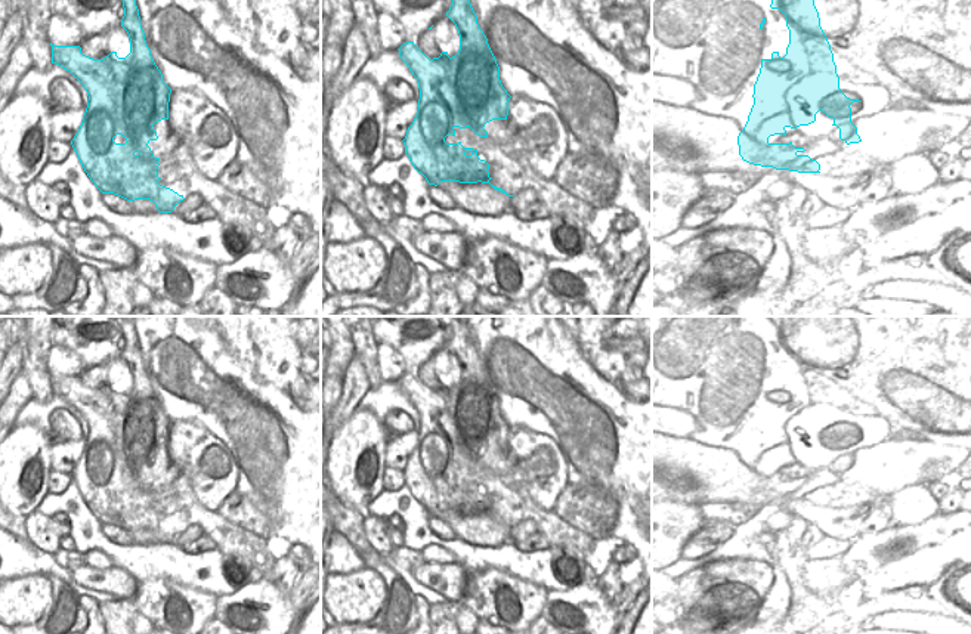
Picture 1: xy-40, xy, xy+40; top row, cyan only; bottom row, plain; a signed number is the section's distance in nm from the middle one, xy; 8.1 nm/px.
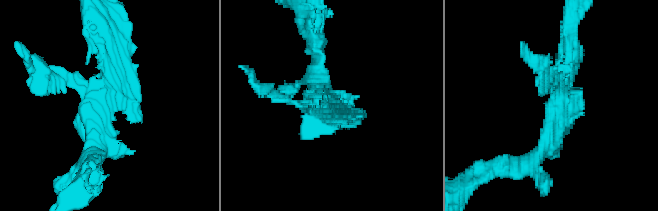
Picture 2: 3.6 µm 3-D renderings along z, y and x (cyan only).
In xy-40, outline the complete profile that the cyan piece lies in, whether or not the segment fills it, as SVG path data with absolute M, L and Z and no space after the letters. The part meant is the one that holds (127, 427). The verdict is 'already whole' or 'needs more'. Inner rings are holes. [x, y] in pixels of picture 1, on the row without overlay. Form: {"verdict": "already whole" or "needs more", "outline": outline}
{"verdict": "already whole", "outline": "M127 318L115 319L123 331L124 347L121 358L130 369L130 384L118 389L111 383L103 390L93 390L81 384L80 377L52 377L52 395L69 402L86 420L89 432L81 457L71 476L81 498L102 525L114 525L127 532L149 531L160 544L171 544L183 532L170 519L158 514L158 492L148 474L157 471L155 454L168 451L171 420L164 414L155 396L142 361L134 322Z"}

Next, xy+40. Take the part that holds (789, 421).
{"verdict": "already whole", "outline": "M767 316L767 319L771 325L770 338L779 340L786 349L789 375L783 389L779 387L779 383L773 383L770 390L761 390L760 405L754 415L754 436L743 461L737 467L739 486L754 497L820 504L820 495L804 486L804 479L795 479L792 473L770 474L769 468L786 467L786 458L808 457L816 452L816 445L822 442L834 451L832 457L839 460L841 471L847 476L859 474L862 470L857 466L857 458L851 454L850 436L862 432L847 429L839 420L834 384L814 337L813 316Z"}

